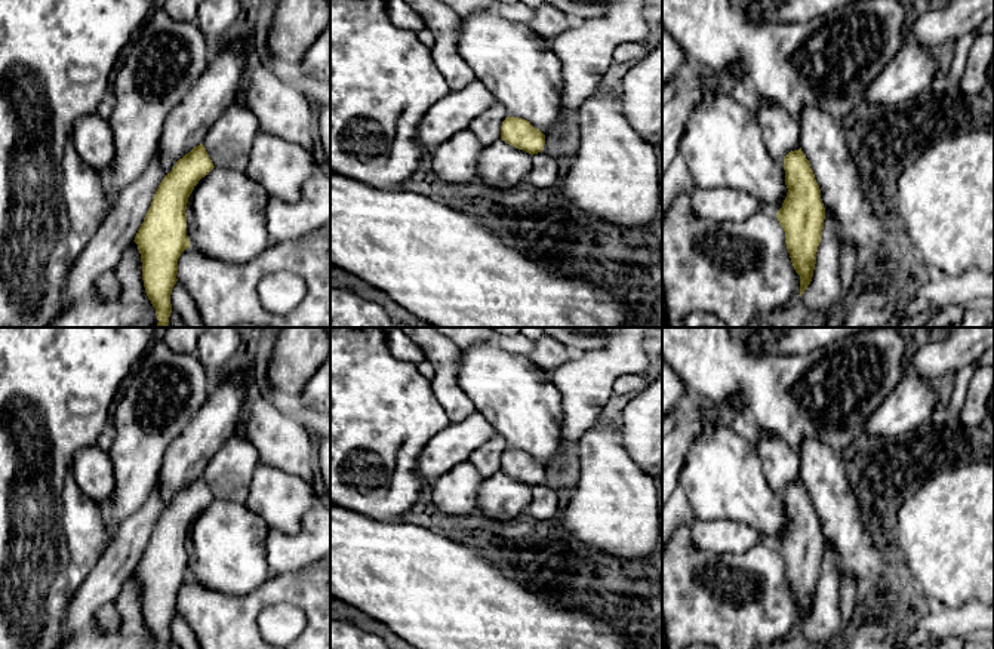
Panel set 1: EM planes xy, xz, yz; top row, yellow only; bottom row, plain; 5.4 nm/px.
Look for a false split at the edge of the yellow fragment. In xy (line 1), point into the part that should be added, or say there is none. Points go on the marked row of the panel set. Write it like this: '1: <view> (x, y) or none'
1: none

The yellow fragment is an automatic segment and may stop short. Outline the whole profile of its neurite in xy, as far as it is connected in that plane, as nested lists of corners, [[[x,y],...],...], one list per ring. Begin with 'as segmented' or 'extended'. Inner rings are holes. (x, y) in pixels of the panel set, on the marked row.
as segmented; [[[203,144],[179,159],[160,182],[135,236],[145,293],[159,320],[156,327],[167,327],[172,313],[170,293],[178,282],[178,259],[191,246],[185,213],[188,197],[213,167]]]

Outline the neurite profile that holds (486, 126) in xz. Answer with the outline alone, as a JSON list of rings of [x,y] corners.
[[[496,102],[476,117],[468,129],[478,138],[483,147],[487,147],[501,139],[501,126],[507,117],[508,110],[501,102]]]

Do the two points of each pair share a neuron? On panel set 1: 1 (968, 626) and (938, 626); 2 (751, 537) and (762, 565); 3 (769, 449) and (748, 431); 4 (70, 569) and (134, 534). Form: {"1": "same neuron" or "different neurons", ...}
{"1": "same neuron", "2": "different neurons", "3": "different neurons", "4": "different neurons"}

